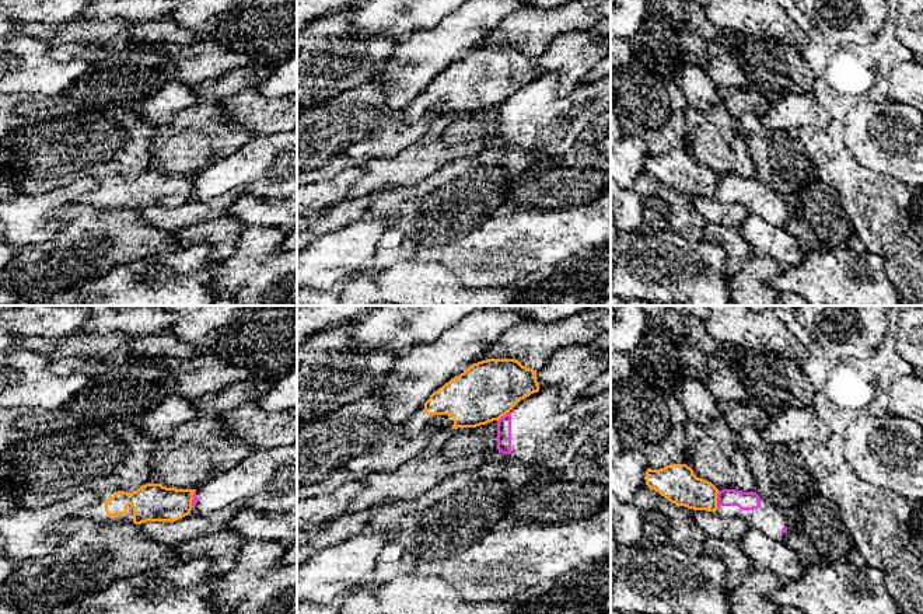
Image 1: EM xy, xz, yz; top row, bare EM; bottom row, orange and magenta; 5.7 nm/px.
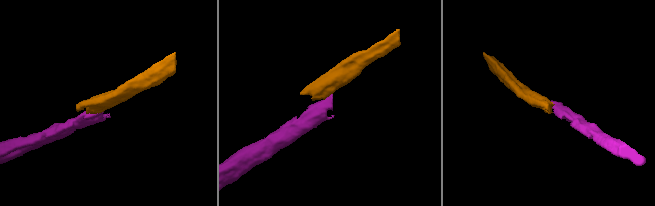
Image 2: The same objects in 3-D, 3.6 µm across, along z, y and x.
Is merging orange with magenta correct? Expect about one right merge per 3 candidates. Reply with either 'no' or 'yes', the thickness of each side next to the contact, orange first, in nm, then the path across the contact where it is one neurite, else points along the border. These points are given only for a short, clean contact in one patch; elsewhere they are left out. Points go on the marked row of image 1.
no | 220/110 nm | along yz (719, 491), (716, 505)

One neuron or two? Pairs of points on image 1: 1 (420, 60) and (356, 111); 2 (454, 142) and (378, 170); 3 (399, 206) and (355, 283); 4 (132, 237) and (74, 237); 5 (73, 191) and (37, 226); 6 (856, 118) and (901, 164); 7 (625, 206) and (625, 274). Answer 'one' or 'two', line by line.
1: two
2: one
3: two
4: one
5: one
6: one
7: two

